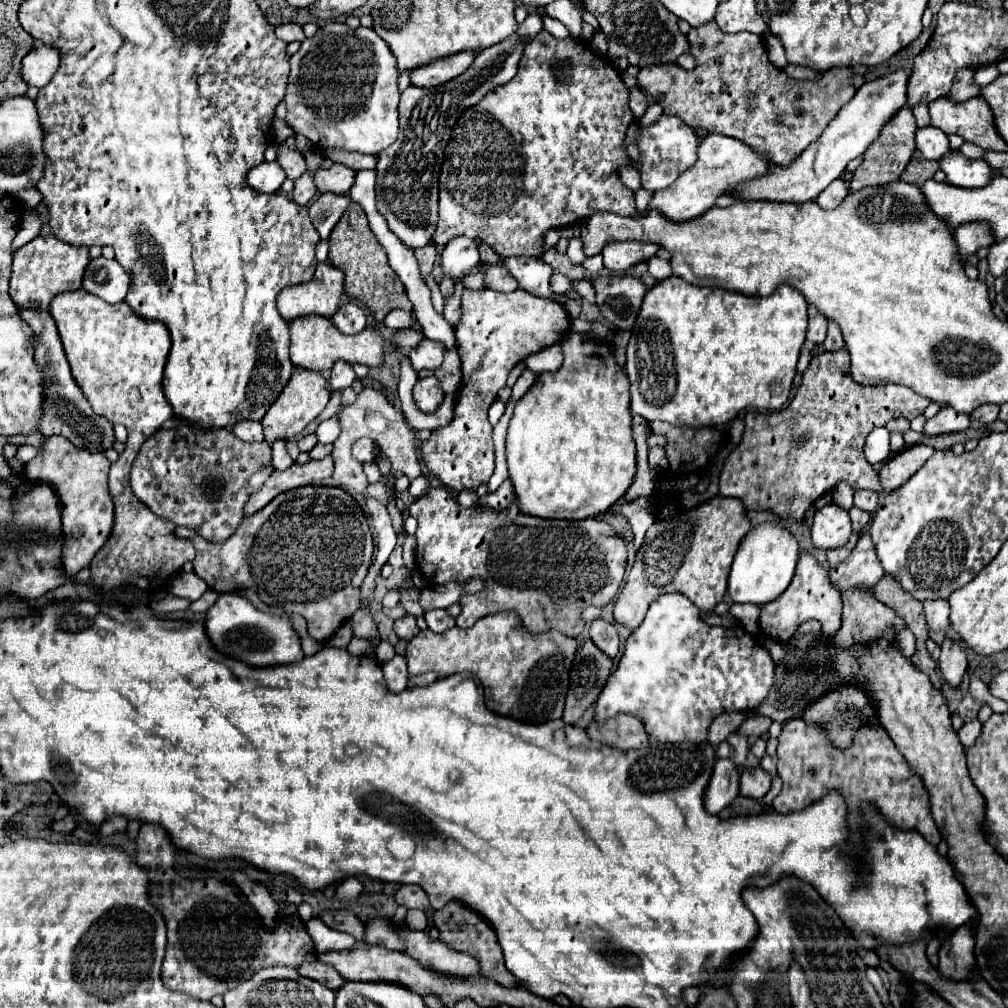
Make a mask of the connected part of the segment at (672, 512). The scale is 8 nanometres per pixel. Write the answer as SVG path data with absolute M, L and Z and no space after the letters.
M715 496L713 500L685 512L669 500L657 510L657 514L659 524L653 524L647 530L629 578L613 606L615 622L629 630L641 626L651 602L667 592L687 596L697 608L701 608L701 612L713 612L727 592L733 556L741 540L753 528L745 506L737 498L725 496Z

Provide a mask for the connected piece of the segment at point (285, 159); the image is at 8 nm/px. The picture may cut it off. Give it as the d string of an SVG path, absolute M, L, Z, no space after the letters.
M285 142L277 144L277 164L283 168L287 178L295 180L305 172L305 160L297 150L287 148Z

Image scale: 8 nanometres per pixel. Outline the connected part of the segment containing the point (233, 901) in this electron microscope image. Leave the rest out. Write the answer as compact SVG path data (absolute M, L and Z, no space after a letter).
M147 822L141 826L135 862L149 868L149 878L157 884L153 888L153 904L157 908L161 906L167 922L169 940L161 970L165 988L199 1000L211 1000L213 996L239 986L261 968L297 966L305 960L315 960L313 940L297 914L279 918L273 928L269 928L255 910L247 910L247 904L229 884L215 878L181 878L173 866L177 854L179 850L163 826Z

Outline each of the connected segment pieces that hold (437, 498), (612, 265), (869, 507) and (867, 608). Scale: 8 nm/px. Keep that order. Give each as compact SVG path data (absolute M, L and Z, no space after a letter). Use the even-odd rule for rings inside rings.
M439 486L431 488L423 496L419 496L411 506L409 514L417 518L419 526L415 532L417 538L417 570L423 578L431 580L439 570L439 582L449 580L469 580L473 576L481 576L487 580L487 588L481 594L463 596L461 598L461 614L457 616L459 628L473 626L479 618L485 618L495 612L515 610L521 618L525 630L533 634L541 634L547 630L559 630L567 636L579 636L583 630L581 610L587 606L607 606L613 596L619 592L627 550L621 538L615 536L613 528L597 518L585 520L557 520L557 518L539 518L523 514L517 506L517 500L511 502L509 508L493 510L483 506L465 508L461 506L453 494Z
M609 242L603 248L603 264L607 270L625 272L639 262L647 262L659 246L645 242Z
M859 490L855 492L855 506L859 510L865 510L869 514L873 514L877 510L877 502L879 502L879 496L871 490Z
M849 590L841 594L843 598L843 626L833 640L825 644L831 646L851 646L853 642L873 642L883 638L887 630L905 630L903 618L899 618L891 608L883 606L867 590Z

